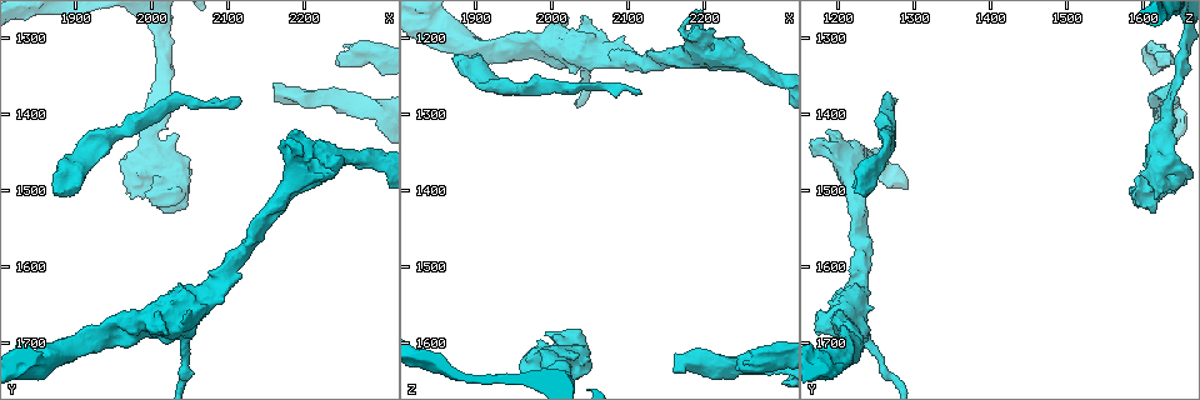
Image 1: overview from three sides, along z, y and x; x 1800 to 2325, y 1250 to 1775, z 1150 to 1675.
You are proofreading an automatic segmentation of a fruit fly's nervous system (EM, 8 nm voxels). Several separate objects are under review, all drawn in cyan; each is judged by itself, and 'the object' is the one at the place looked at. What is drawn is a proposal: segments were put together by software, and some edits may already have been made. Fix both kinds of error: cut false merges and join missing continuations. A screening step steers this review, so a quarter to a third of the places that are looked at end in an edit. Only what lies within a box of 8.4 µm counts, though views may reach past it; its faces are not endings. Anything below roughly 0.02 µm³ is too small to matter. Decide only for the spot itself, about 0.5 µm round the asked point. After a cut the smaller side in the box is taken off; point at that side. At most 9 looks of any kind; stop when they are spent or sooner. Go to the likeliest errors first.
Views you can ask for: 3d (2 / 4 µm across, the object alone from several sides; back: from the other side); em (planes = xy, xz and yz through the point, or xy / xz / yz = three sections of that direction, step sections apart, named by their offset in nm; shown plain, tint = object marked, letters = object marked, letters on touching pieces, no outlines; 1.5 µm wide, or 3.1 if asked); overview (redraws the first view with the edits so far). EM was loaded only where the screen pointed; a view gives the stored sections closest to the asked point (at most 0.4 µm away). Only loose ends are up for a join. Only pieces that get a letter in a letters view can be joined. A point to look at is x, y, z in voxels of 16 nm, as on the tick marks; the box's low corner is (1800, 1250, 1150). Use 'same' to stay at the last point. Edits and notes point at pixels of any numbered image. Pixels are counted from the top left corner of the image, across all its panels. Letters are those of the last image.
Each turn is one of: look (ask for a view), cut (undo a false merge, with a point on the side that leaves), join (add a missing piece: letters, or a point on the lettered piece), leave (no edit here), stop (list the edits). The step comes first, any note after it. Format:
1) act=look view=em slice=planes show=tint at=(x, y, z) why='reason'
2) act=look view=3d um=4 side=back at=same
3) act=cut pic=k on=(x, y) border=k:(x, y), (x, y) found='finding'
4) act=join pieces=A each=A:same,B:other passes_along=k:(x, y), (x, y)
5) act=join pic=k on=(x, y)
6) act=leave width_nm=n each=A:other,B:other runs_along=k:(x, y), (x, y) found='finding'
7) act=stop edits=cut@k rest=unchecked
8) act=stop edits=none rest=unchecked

act=look view=em slice=xy step=4 show=tint at=(1870, 1505, 1220) why='free end'

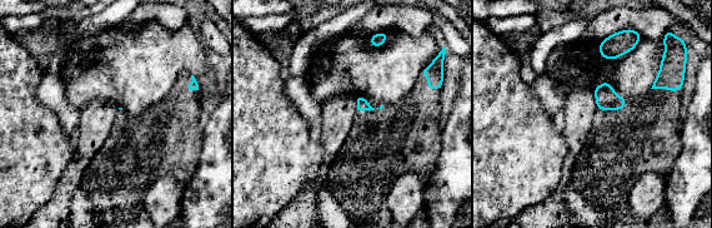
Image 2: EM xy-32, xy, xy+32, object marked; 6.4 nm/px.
act=look view=em slice=planes show=letters at=same

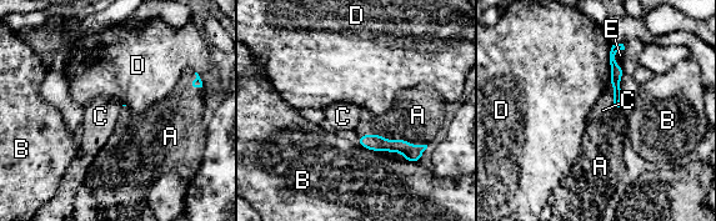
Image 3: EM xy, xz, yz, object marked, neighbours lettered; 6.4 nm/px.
act=join pieces=A each=A:same,B:other,C:other,D:other,E:other passes_along=3:(375, 142), (394, 140), (417, 115) found='the cell continues'

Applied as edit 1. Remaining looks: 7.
act=look view=overview why='redraw'

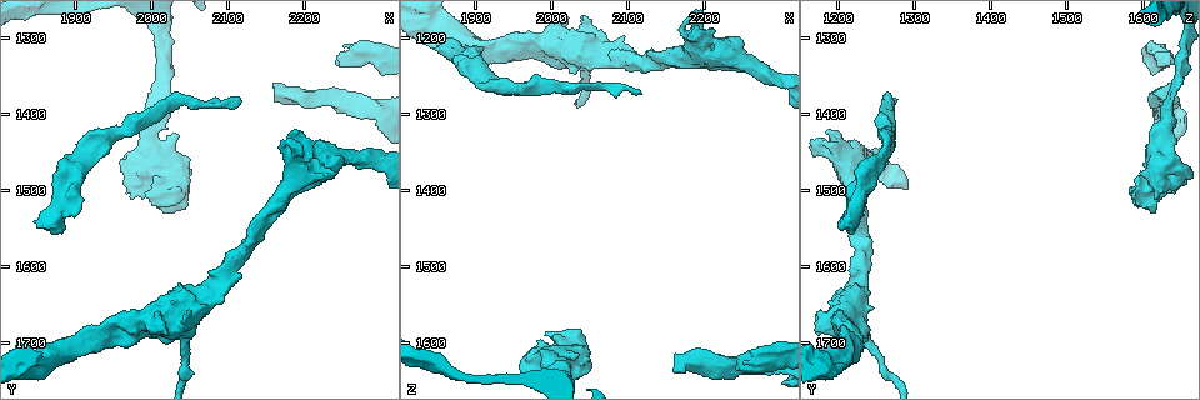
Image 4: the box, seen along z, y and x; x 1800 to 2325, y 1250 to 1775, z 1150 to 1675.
act=look view=em slice=xz step=8 show=letters at=(1990, 1510, 1620) why='branch stops here'

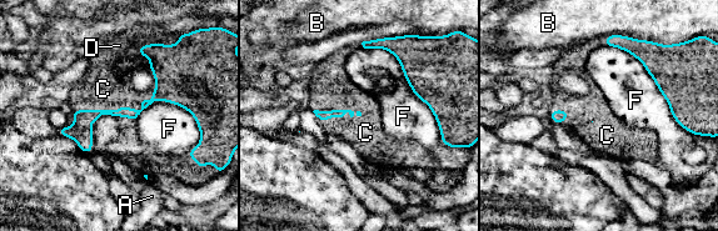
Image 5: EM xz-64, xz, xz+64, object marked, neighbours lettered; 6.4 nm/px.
act=join pieces=C longest_contact=F:800nm each=A:other,B:other,C:same,D:other,F:other found='the cell continues'

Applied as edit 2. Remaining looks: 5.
act=look view=3d um=2 at=(2115, 1385, 1275) why='long arm stops here'

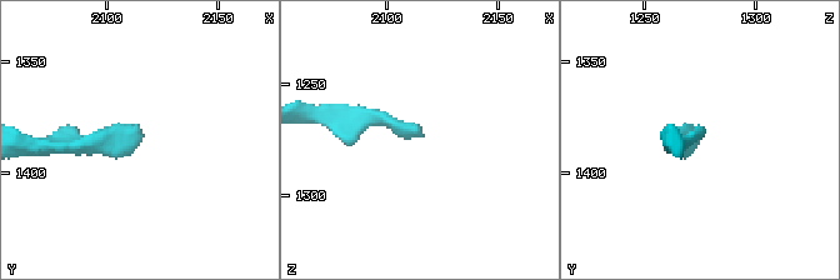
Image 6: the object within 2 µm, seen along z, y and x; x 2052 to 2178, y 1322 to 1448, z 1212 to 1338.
act=look view=em slice=planes show=letters at=(2118, 1383, 1273)

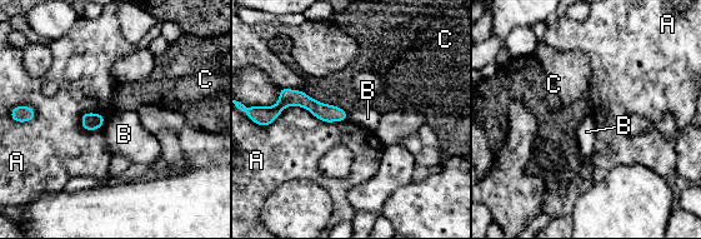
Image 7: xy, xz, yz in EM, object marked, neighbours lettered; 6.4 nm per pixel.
act=leave each=A:other,B:other,C:other border=7:(346, 113), (348, 119) found='no lettered piece goes on from it'

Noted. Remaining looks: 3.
act=stop edits=join@3,join@5 rest=unchecked

